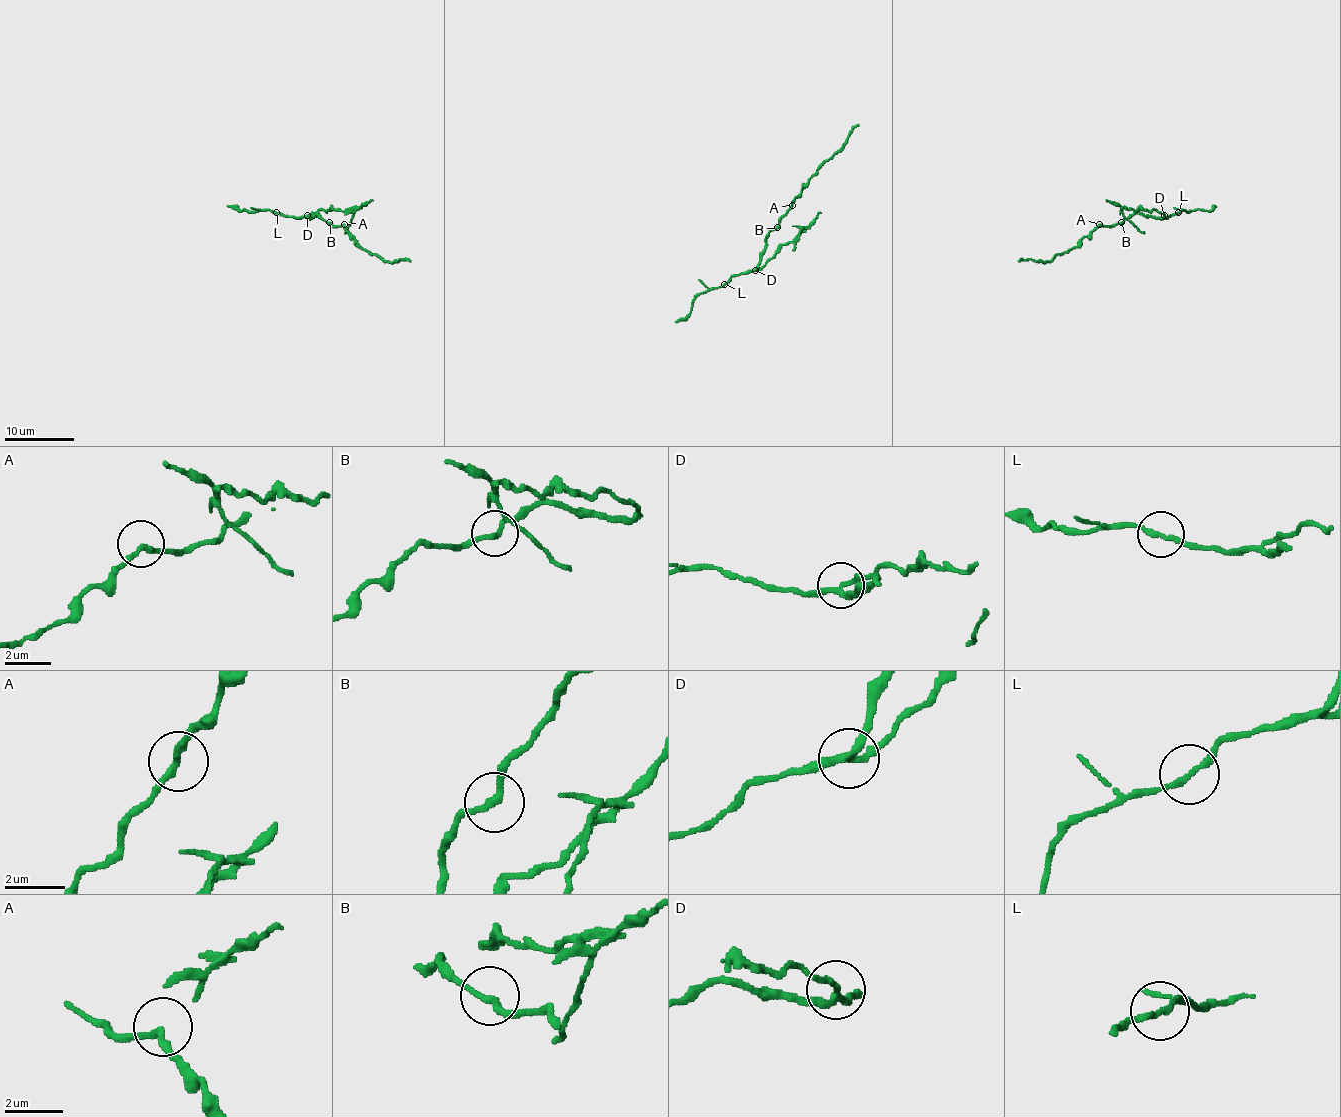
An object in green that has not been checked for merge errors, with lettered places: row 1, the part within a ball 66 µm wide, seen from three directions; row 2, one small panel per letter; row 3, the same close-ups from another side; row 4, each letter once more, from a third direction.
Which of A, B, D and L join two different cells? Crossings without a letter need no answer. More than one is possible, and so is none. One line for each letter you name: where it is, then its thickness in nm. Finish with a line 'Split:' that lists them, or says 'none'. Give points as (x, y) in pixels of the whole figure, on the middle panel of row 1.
D: at (755, 270); 240 nm thick
L: at (724, 284); 200 nm thick
Split: D, L

